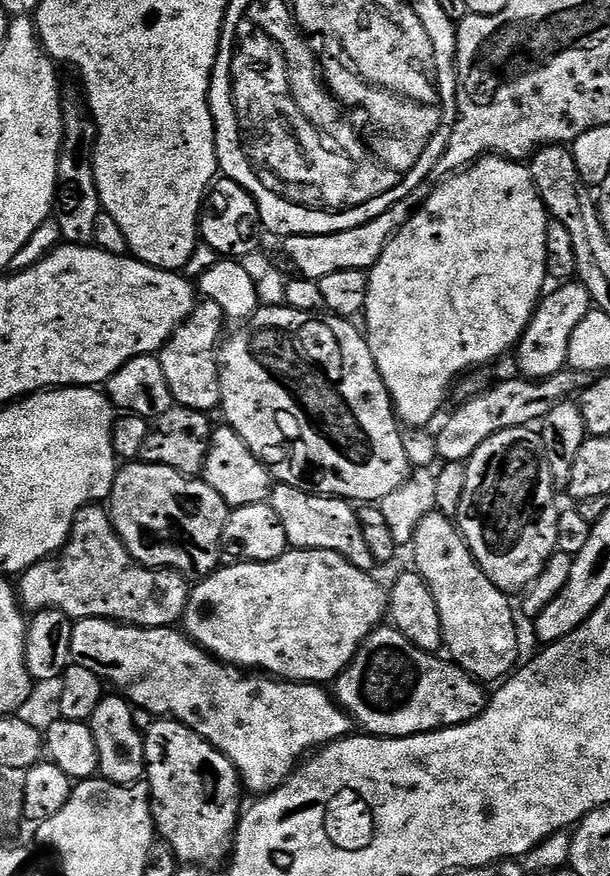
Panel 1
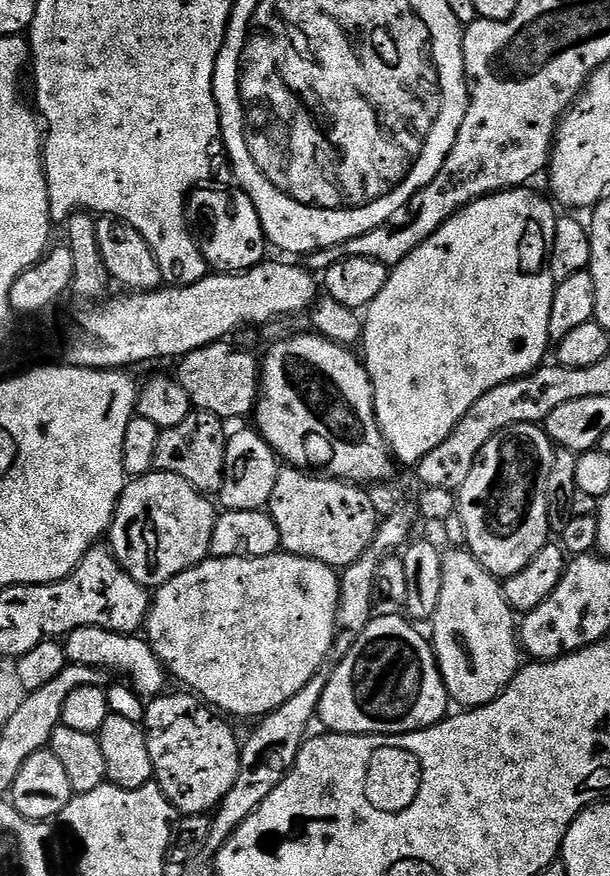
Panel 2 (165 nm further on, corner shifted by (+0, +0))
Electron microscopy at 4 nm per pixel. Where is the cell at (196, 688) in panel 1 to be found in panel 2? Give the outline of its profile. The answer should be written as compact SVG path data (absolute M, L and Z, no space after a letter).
M79 628L69 632L63 641L64 652L68 655L69 661L73 664L99 668L105 673L117 672L120 676L125 676L130 688L141 698L155 698L165 691L164 680L166 672L159 660L156 659L152 647L149 646L147 639L141 638L136 634L125 634L123 632L107 632L101 628Z

